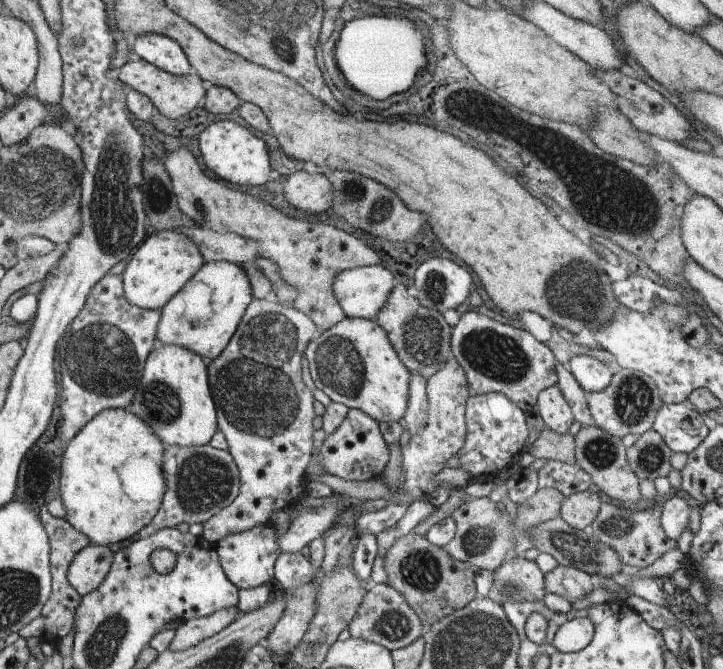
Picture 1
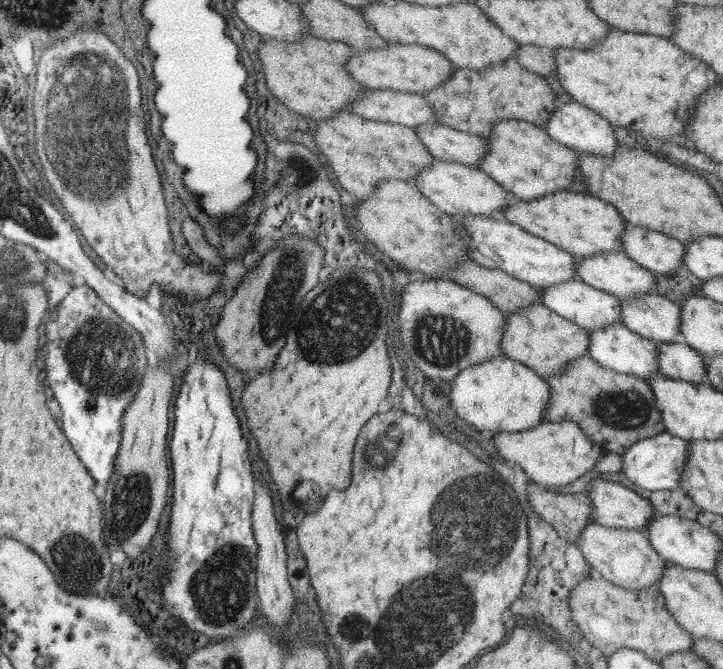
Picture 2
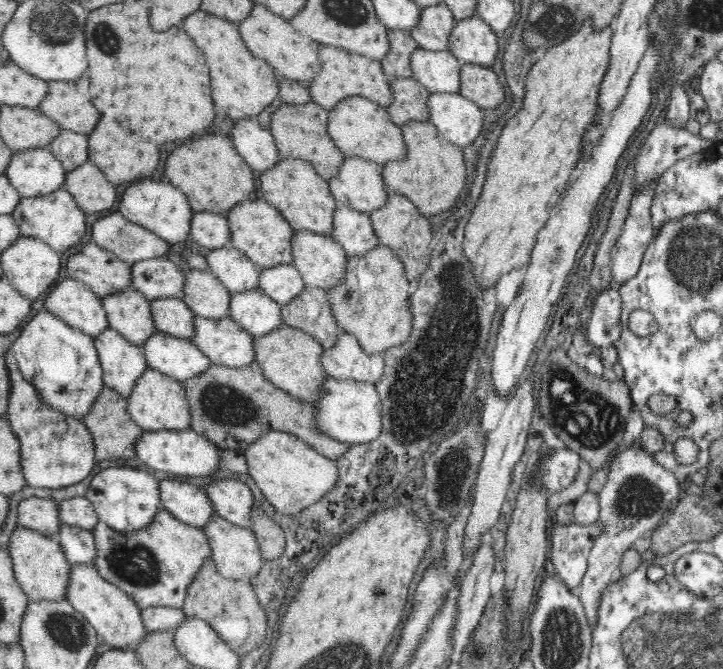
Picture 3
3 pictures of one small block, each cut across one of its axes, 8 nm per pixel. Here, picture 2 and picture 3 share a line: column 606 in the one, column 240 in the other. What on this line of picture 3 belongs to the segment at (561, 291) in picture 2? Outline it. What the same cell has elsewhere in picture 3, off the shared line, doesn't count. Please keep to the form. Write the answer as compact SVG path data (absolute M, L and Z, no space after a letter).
M260 289L230 294L228 316L252 336L269 334L284 325L280 305Z

